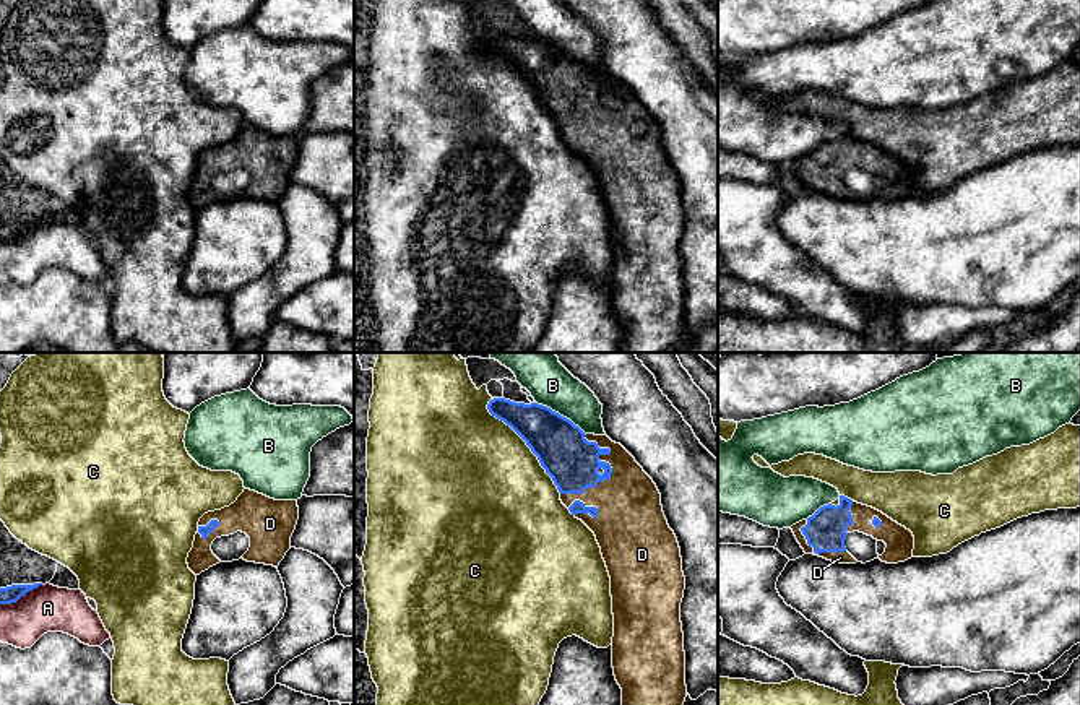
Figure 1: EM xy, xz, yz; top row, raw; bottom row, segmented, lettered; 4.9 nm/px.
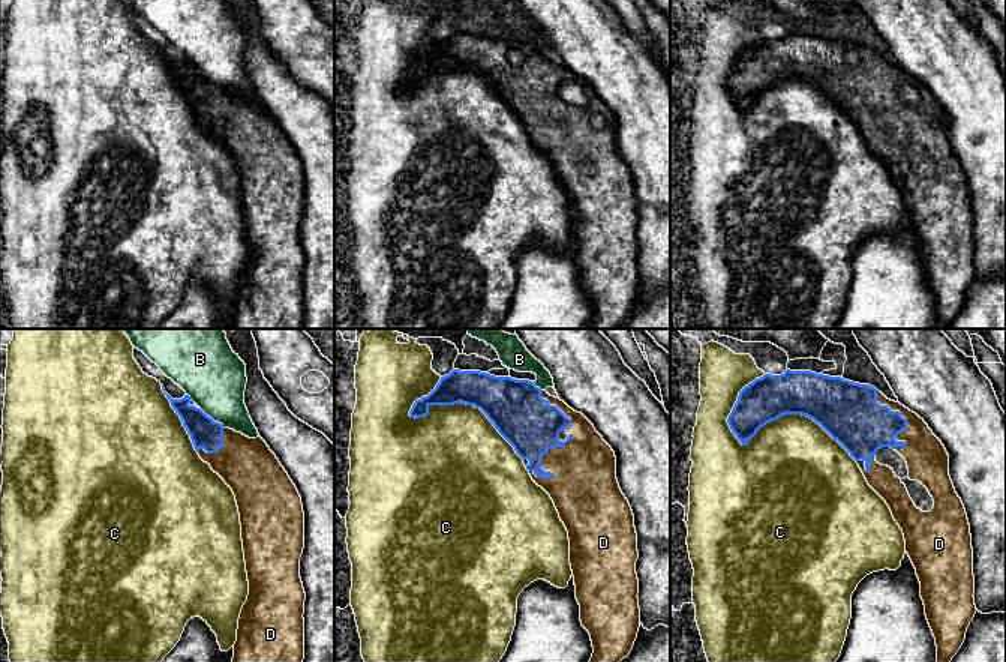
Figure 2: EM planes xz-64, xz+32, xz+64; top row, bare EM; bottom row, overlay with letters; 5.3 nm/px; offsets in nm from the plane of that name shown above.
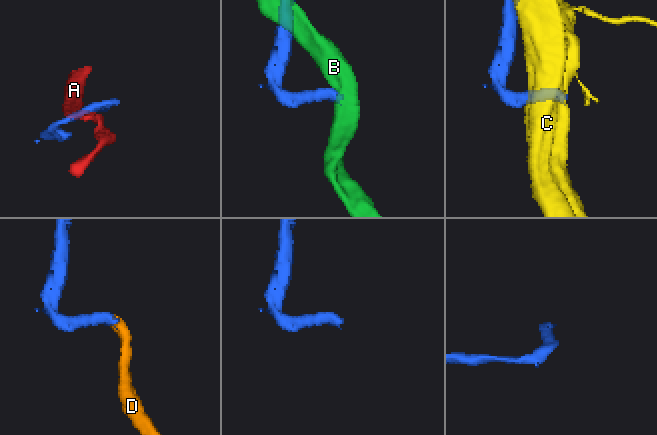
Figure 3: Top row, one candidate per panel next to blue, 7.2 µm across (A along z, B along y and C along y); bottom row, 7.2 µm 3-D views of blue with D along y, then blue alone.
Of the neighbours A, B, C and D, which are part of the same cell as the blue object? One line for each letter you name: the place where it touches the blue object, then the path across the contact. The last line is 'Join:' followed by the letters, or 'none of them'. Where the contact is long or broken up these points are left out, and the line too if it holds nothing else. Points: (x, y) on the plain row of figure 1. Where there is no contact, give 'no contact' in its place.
D: meets blue in xz at (601, 116)
Join: D

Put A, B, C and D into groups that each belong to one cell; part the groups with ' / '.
A / B / C / D

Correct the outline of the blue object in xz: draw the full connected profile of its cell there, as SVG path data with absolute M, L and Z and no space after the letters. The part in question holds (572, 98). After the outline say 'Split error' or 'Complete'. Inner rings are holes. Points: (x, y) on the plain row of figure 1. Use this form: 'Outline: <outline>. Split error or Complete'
Outline: M494 34L487 45L526 78L557 122L562 140L596 172L611 213L612 304L622 325L620 352L674 352L687 333L680 258L685 213L656 120L620 80L585 70L547 42Z. Split error

